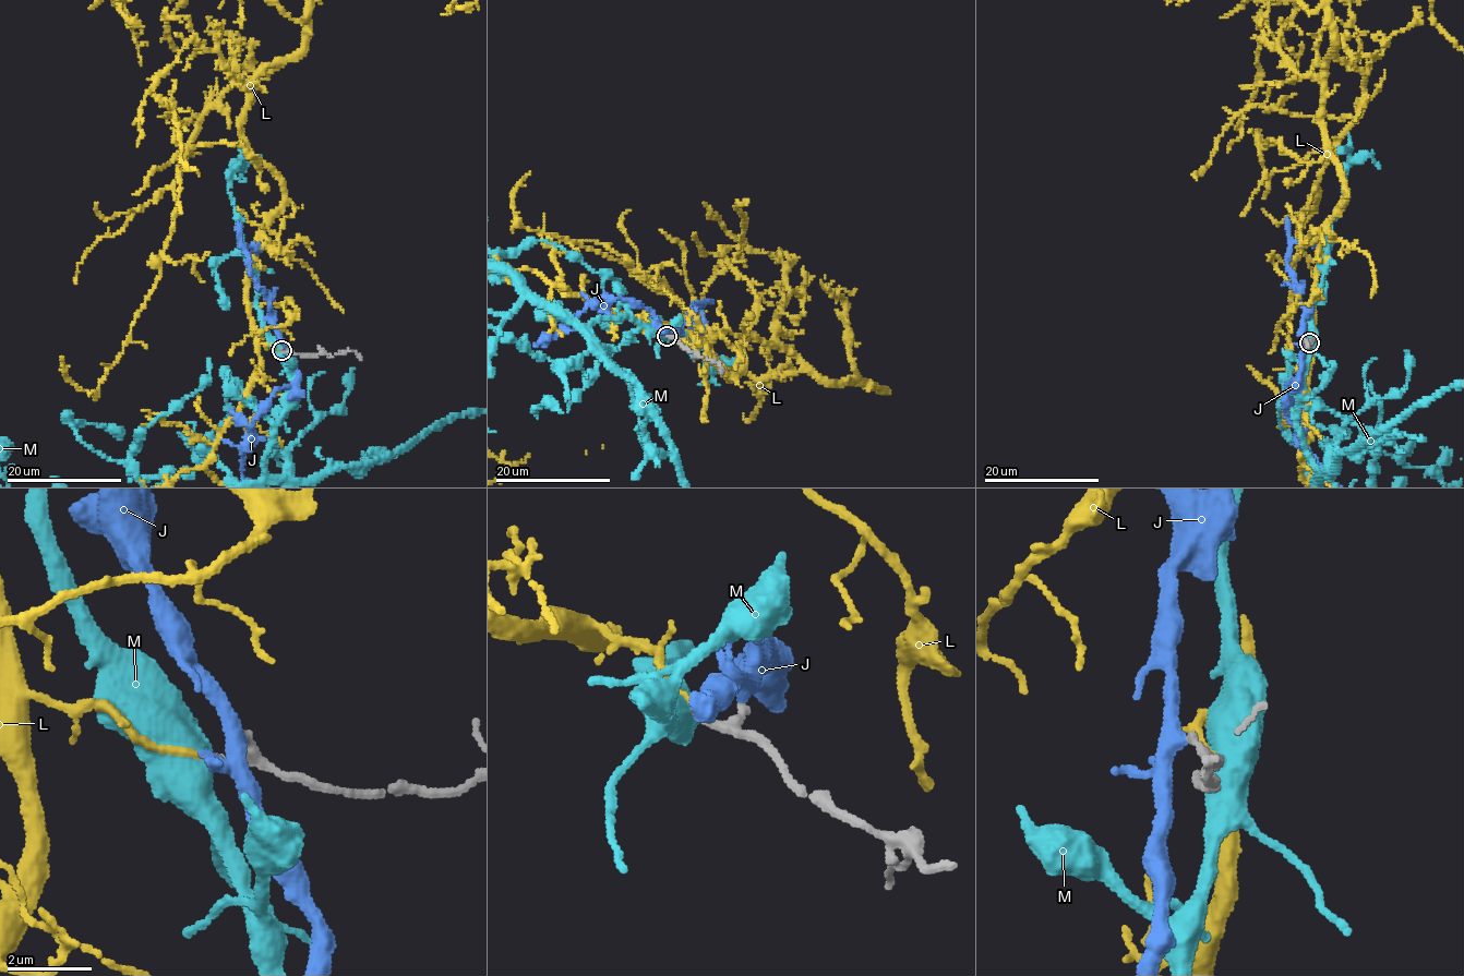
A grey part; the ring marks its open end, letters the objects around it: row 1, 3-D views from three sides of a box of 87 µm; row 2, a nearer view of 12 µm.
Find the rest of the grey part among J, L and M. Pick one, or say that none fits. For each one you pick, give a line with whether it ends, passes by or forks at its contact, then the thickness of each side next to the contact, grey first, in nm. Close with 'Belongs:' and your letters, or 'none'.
L: it ends; calibres 200 and 150 nm
Belongs: L

